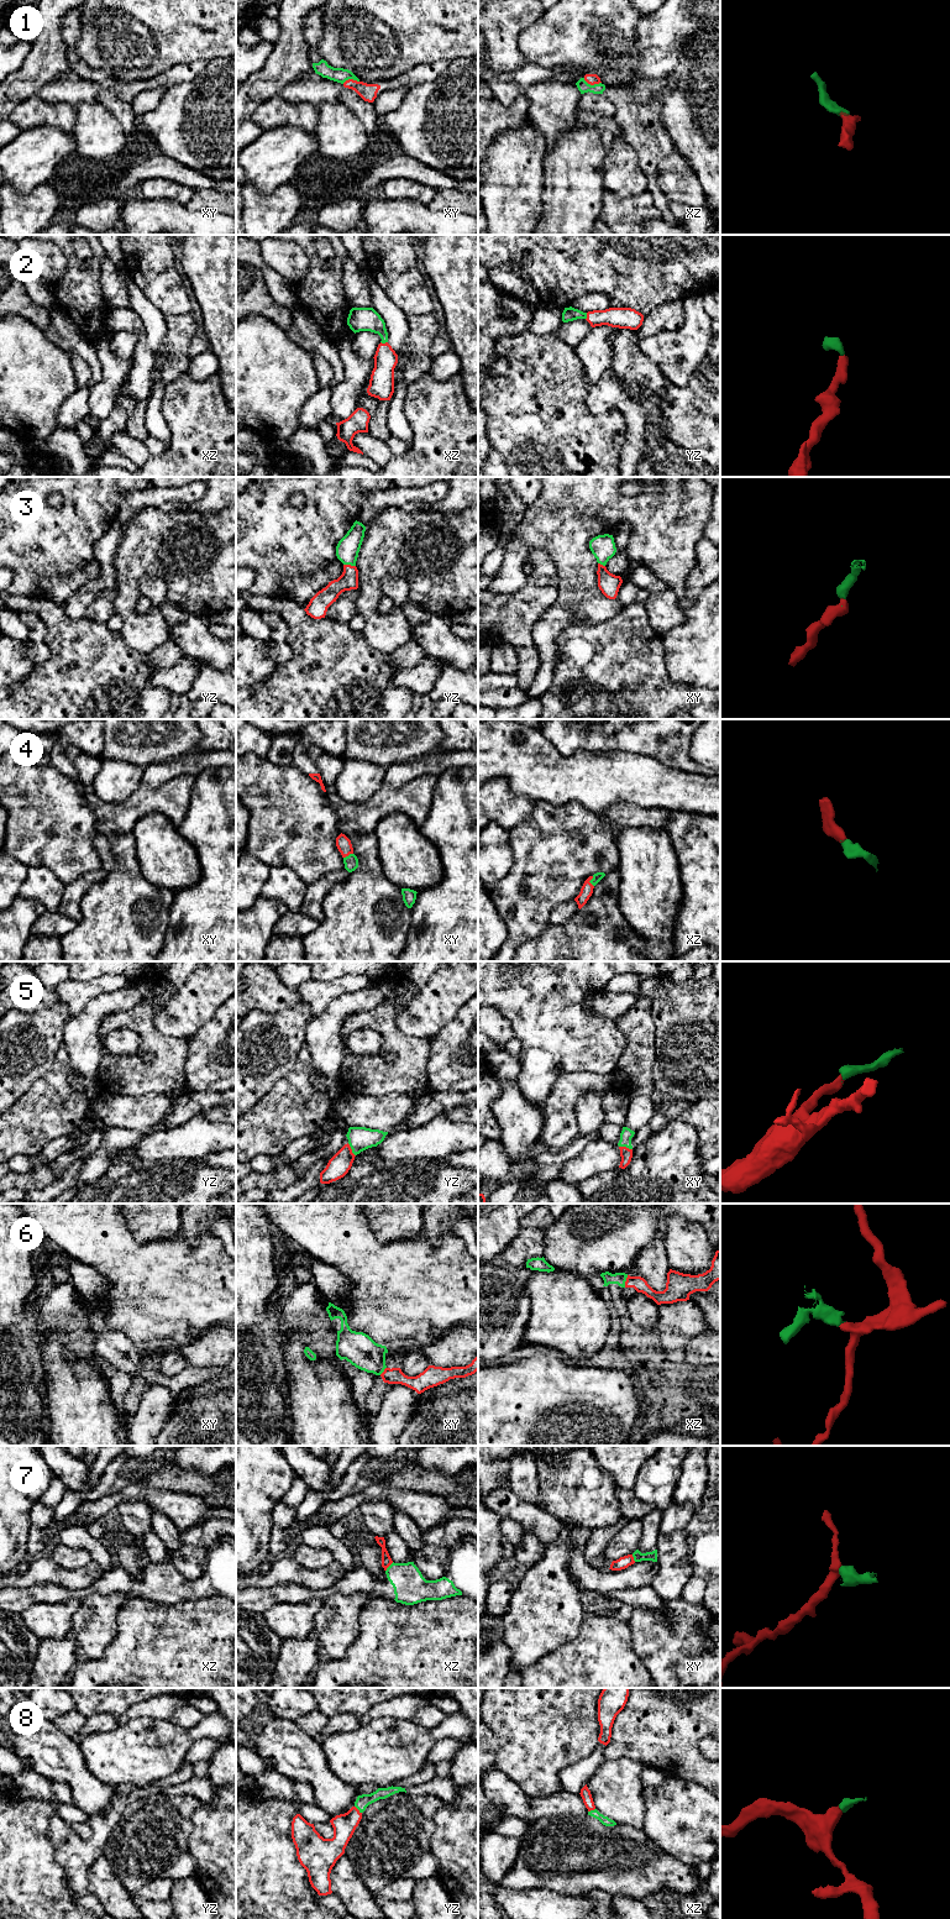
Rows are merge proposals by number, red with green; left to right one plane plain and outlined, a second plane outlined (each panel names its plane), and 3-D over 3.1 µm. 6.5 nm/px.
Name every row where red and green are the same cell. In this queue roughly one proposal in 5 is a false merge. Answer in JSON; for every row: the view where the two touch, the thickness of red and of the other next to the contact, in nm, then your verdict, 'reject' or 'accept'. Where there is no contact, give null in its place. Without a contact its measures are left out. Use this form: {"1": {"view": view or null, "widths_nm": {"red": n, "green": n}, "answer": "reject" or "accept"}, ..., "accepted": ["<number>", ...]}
{"1": {"view": "xz", "widths_nm": {"red": 70, "green": 80}, "answer": "accept"}, "2": {"view": "xz", "widths_nm": {"red": 160, "green": 160}, "answer": "accept"}, "3": {"view": "yz", "widths_nm": {"red": 120, "green": 150}, "answer": "accept"}, "4": {"view": "xz", "widths_nm": {"red": 80, "green": 60}, "answer": "accept"}, "5": {"view": "xy", "widths_nm": {"red": 80, "green": 80}, "answer": "accept"}, "6": {"view": "xz", "widths_nm": {"red": 90, "green": 80}, "answer": "accept"}, "7": {"view": "xz", "widths_nm": {"red": 70, "green": 220}, "answer": "reject"}, "8": {"view": "yz", "widths_nm": {"red": 150, "green": 90}, "answer": "accept"}, "accepted": ["1", "2", "3", "4", "5", "6", "8"]}

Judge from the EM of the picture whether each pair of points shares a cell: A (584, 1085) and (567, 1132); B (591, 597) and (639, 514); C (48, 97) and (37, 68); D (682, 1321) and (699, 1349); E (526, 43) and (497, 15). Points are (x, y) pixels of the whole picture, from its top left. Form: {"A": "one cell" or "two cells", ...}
{"A": "one cell", "B": "one cell", "C": "two cells", "D": "two cells", "E": "two cells"}

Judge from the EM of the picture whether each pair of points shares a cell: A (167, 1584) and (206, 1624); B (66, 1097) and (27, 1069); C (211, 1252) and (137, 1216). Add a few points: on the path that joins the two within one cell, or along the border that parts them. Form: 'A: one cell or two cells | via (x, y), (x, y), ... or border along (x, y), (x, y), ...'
A: two cells | border along (213, 1595), (171, 1604), (156, 1603)
B: two cells | border along (54, 1053), (52, 1067), (19, 1099)
C: two cells | border along (179, 1232), (168, 1238), (155, 1238), (146, 1242)

